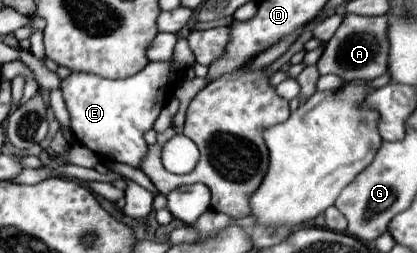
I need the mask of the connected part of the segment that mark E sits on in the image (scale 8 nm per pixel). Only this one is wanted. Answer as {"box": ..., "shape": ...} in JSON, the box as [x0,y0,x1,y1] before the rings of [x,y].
{"box":[62,62,170,168],"shape":[[[150,62],[132,78],[122,80],[104,80],[94,74],[72,72],[62,80],[62,94],[70,112],[72,132],[98,156],[138,168],[148,148],[144,132],[154,126],[160,110],[164,108],[164,98],[168,100],[170,96],[170,84],[170,62]]]}

